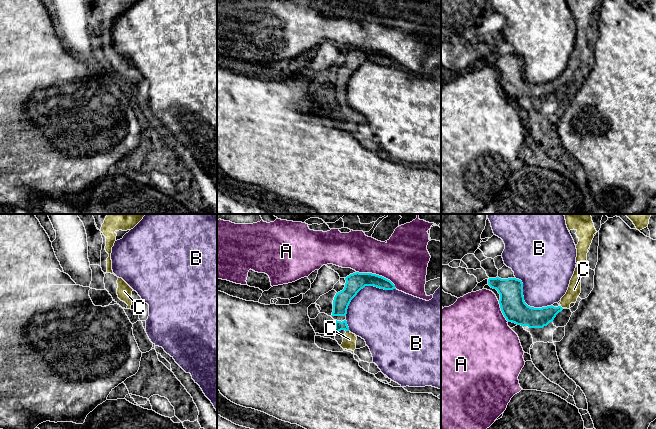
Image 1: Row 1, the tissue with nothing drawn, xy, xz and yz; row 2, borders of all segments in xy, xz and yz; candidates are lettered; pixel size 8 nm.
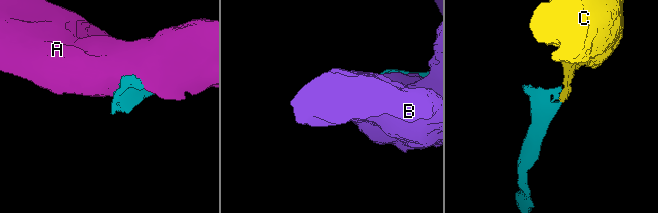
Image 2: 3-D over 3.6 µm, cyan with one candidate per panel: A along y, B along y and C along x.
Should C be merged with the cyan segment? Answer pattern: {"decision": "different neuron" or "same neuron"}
{"decision": "same neuron"}

